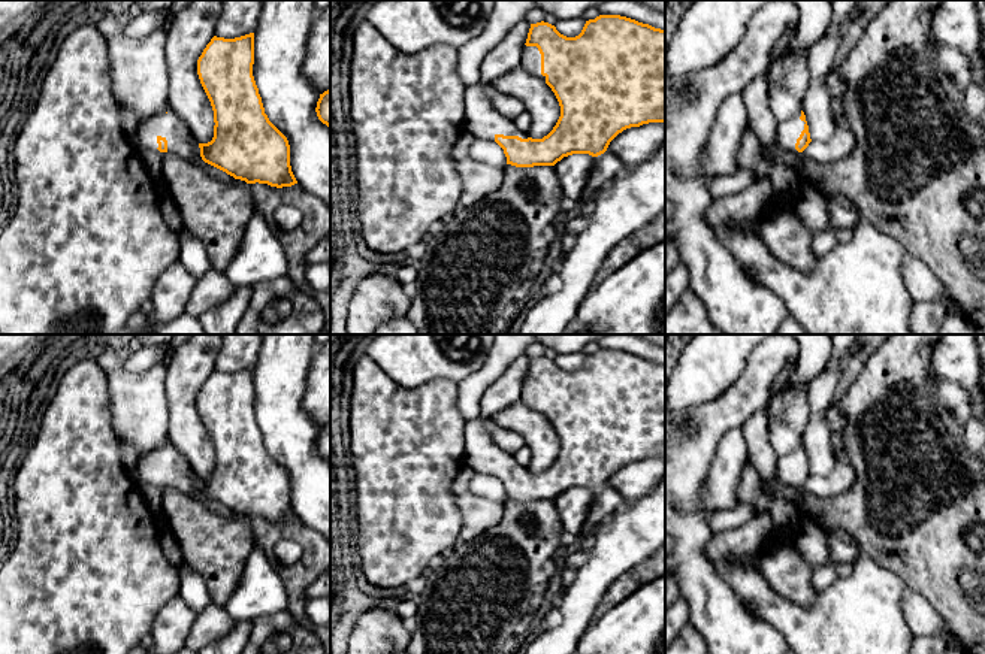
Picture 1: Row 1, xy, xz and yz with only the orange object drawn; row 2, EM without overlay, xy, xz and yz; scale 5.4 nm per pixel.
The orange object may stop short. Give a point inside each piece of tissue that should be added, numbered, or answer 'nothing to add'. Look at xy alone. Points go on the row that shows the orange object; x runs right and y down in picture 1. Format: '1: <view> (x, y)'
1: xy (180, 141)

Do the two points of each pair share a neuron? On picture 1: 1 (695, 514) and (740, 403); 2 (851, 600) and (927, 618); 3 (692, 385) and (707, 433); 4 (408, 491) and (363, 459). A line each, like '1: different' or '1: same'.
1: same
2: different
3: different
4: same

